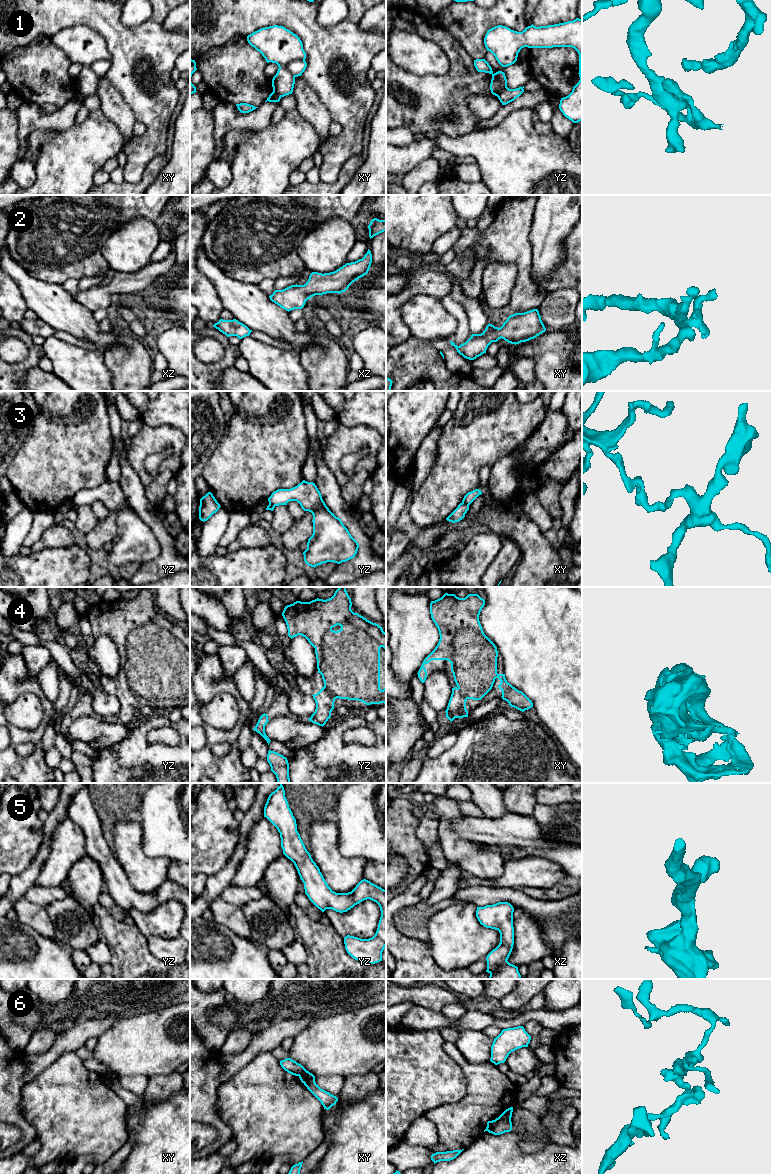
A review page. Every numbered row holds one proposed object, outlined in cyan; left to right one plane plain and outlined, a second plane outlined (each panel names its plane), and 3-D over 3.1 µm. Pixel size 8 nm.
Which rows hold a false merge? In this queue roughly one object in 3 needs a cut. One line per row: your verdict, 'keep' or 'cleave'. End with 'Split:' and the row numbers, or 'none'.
1: cleave
2: keep
3: cleave
4: keep
5: keep
6: cleave
Split: 1, 3, 6

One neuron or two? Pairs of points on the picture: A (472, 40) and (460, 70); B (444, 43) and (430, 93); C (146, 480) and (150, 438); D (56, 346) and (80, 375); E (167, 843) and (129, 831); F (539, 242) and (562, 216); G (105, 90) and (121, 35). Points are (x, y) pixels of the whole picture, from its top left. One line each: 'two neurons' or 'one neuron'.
A: two neurons
B: one neuron
C: one neuron
D: one neuron
E: two neurons
F: one neuron
G: two neurons

